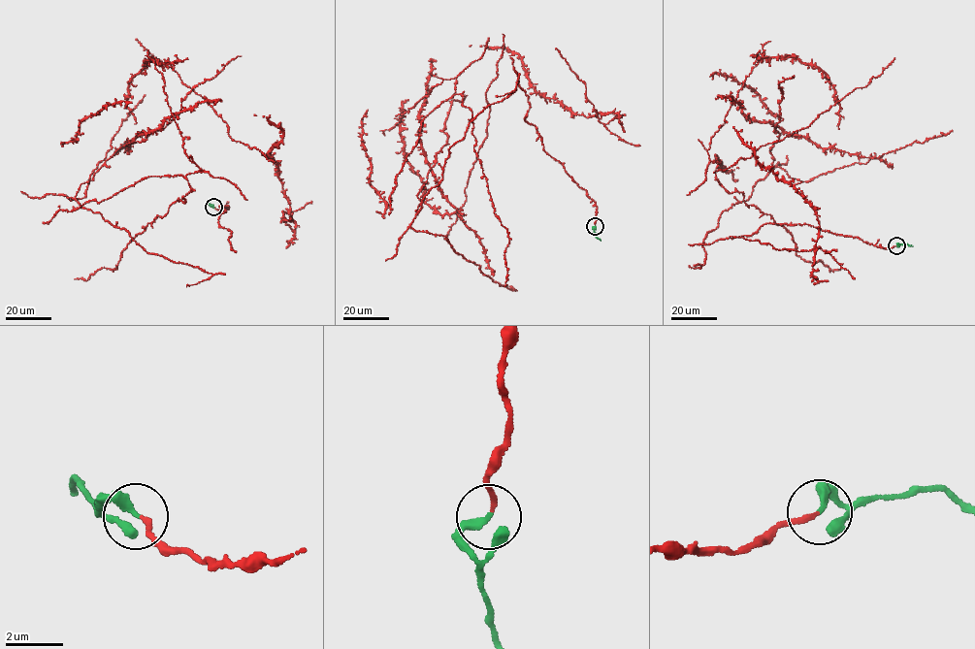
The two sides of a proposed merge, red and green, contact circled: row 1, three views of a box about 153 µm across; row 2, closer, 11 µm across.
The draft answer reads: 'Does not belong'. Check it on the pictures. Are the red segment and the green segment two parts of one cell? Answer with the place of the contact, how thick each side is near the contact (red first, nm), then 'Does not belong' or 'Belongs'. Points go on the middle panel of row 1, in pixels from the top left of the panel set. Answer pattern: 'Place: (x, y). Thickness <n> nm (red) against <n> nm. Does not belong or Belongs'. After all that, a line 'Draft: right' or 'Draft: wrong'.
Place: (595, 226). Thickness 170 nm (red) against 280 nm. Belongs
Draft: wrong

